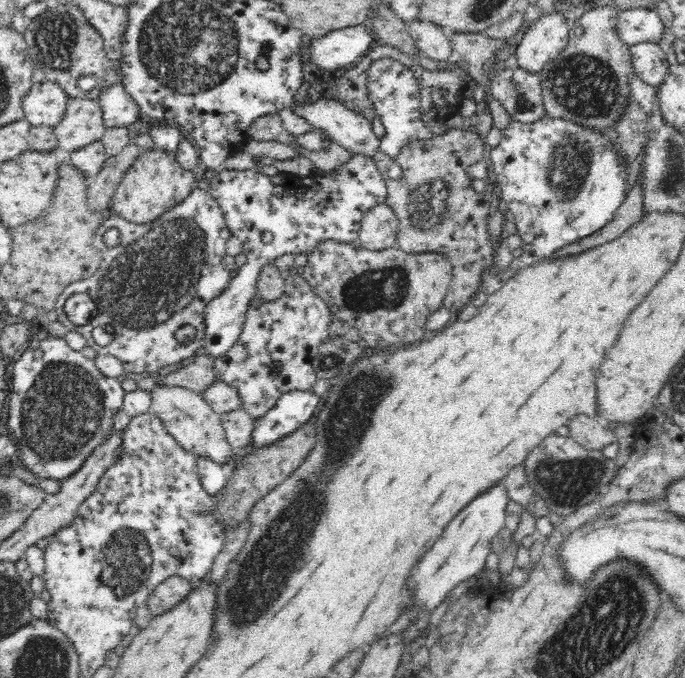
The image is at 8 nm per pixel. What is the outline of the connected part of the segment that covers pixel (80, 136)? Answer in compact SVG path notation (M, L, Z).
M70 97L66 102L64 118L53 127L58 151L67 155L94 141L101 141L106 128L98 100Z

